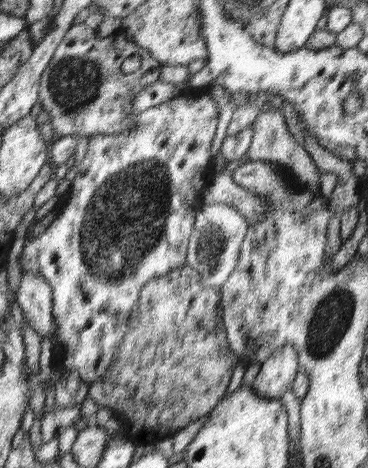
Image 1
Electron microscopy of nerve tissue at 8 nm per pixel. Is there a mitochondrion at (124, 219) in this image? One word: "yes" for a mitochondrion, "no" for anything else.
yes

